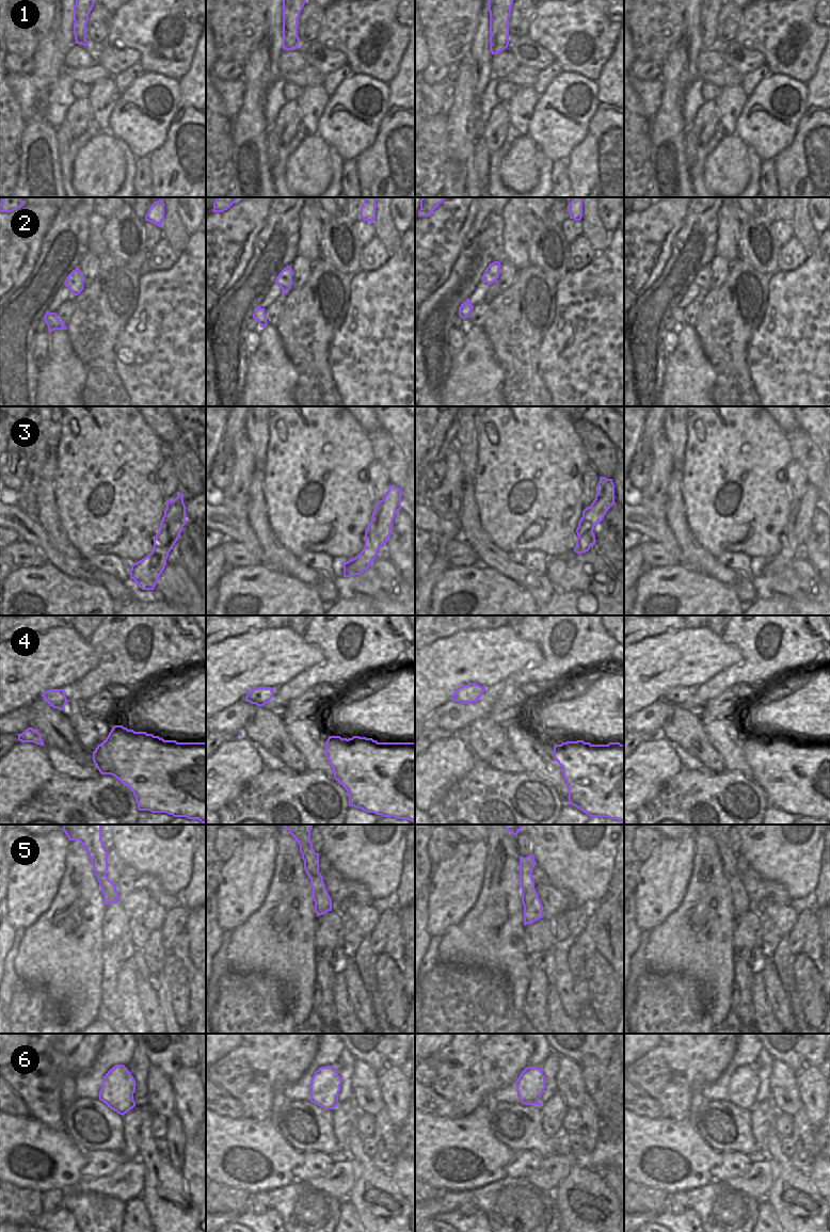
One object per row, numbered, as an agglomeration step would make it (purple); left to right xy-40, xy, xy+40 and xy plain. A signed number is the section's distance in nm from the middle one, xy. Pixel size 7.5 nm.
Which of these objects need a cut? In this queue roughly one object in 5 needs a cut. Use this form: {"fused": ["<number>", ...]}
{"fused": ["1"]}

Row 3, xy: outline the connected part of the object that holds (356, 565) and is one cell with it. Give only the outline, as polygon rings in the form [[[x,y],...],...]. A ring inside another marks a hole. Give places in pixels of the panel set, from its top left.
[[[389,485],[386,495],[376,502],[371,521],[365,531],[363,550],[355,558],[339,563],[344,565],[344,577],[353,577],[366,571],[377,558],[380,547],[386,545],[395,514],[402,508],[401,497],[401,490]]]

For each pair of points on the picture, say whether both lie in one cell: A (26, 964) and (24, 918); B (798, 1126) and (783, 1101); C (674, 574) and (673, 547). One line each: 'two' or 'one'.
A: two
B: two
C: two

